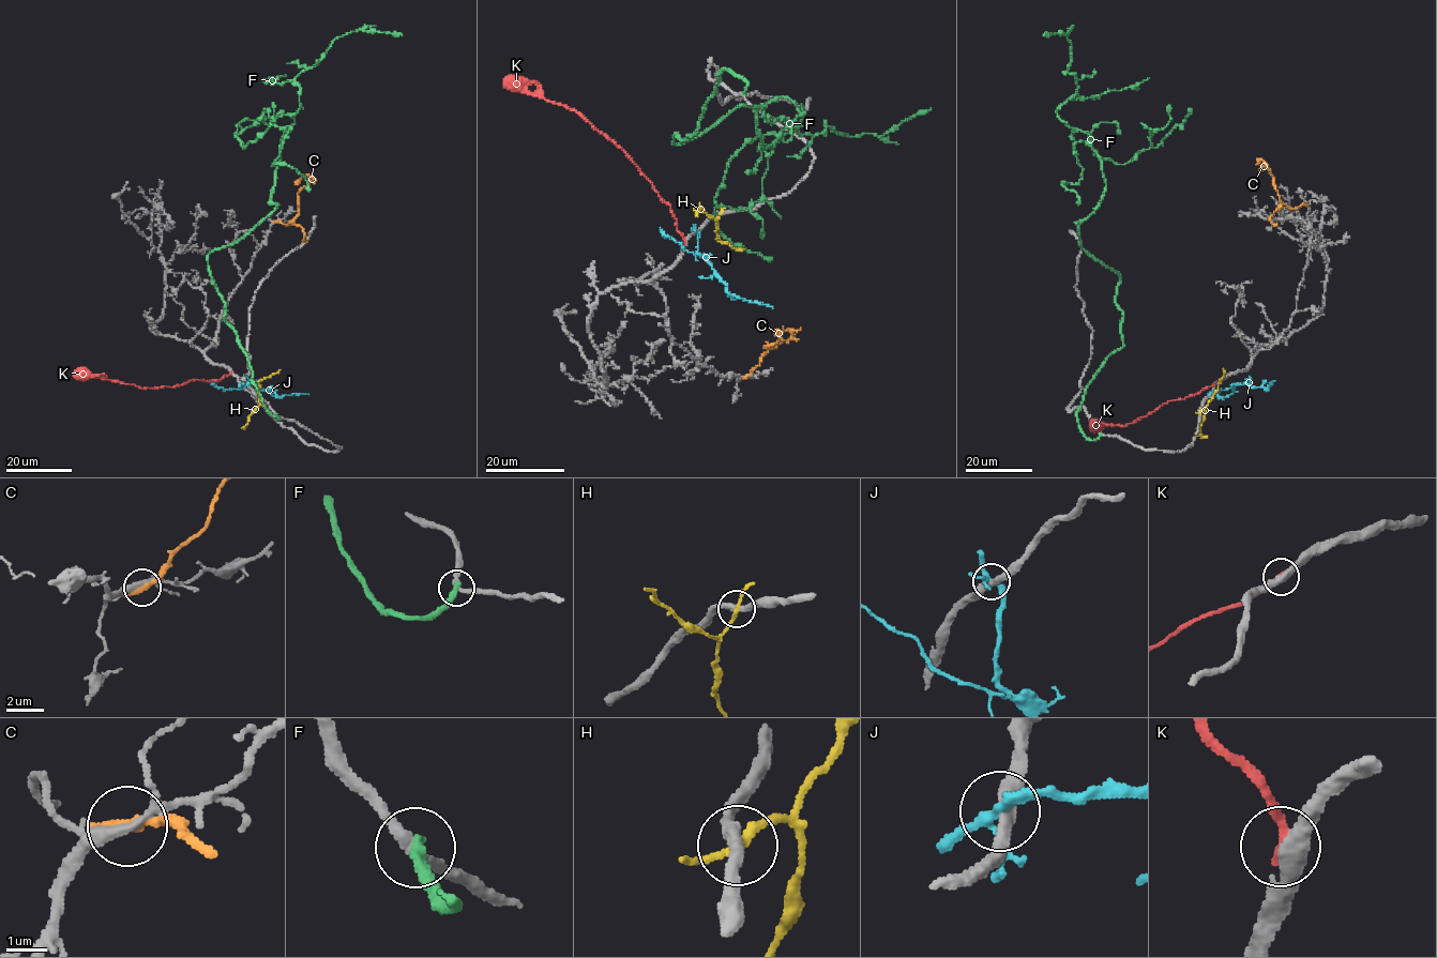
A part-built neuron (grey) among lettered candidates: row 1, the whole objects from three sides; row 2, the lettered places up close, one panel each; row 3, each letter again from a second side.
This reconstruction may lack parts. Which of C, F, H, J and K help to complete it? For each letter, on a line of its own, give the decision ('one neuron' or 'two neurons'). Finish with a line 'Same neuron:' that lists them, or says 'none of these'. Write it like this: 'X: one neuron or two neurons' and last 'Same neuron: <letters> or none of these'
C: two neurons
F: two neurons
H: two neurons
J: two neurons
K: one neuron
Same neuron: K

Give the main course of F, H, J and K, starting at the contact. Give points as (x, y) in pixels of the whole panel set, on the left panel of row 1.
F: (275, 414), (225, 320), (208, 254), (276, 204), (282, 137), (300, 106), (295, 77), (348, 33), (402, 35)
H: (262, 406), (258, 394), (259, 381), (281, 369)
J: (241, 383), (257, 384), (281, 396), (309, 394)
K: (230, 373), (218, 380), (195, 379), (172, 386), (139, 388), (74, 374)

